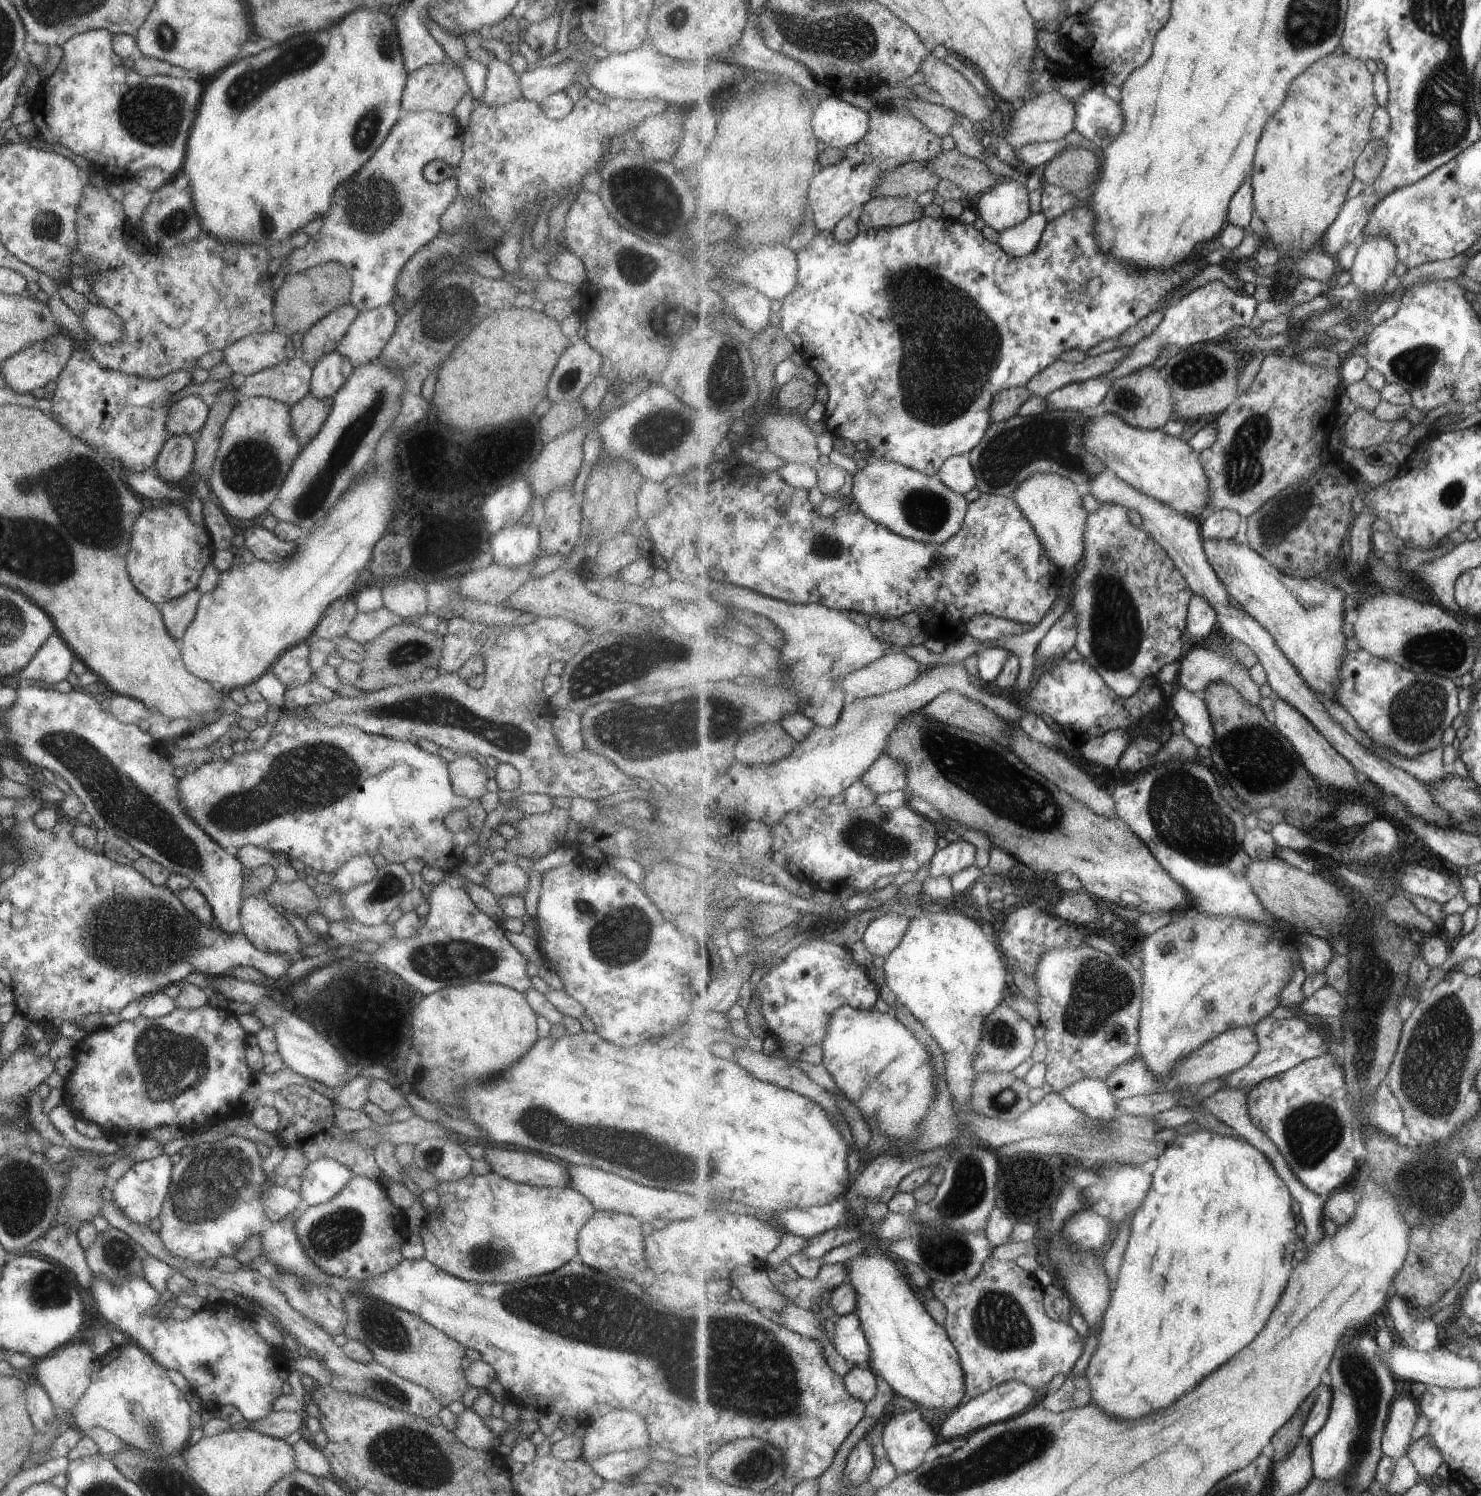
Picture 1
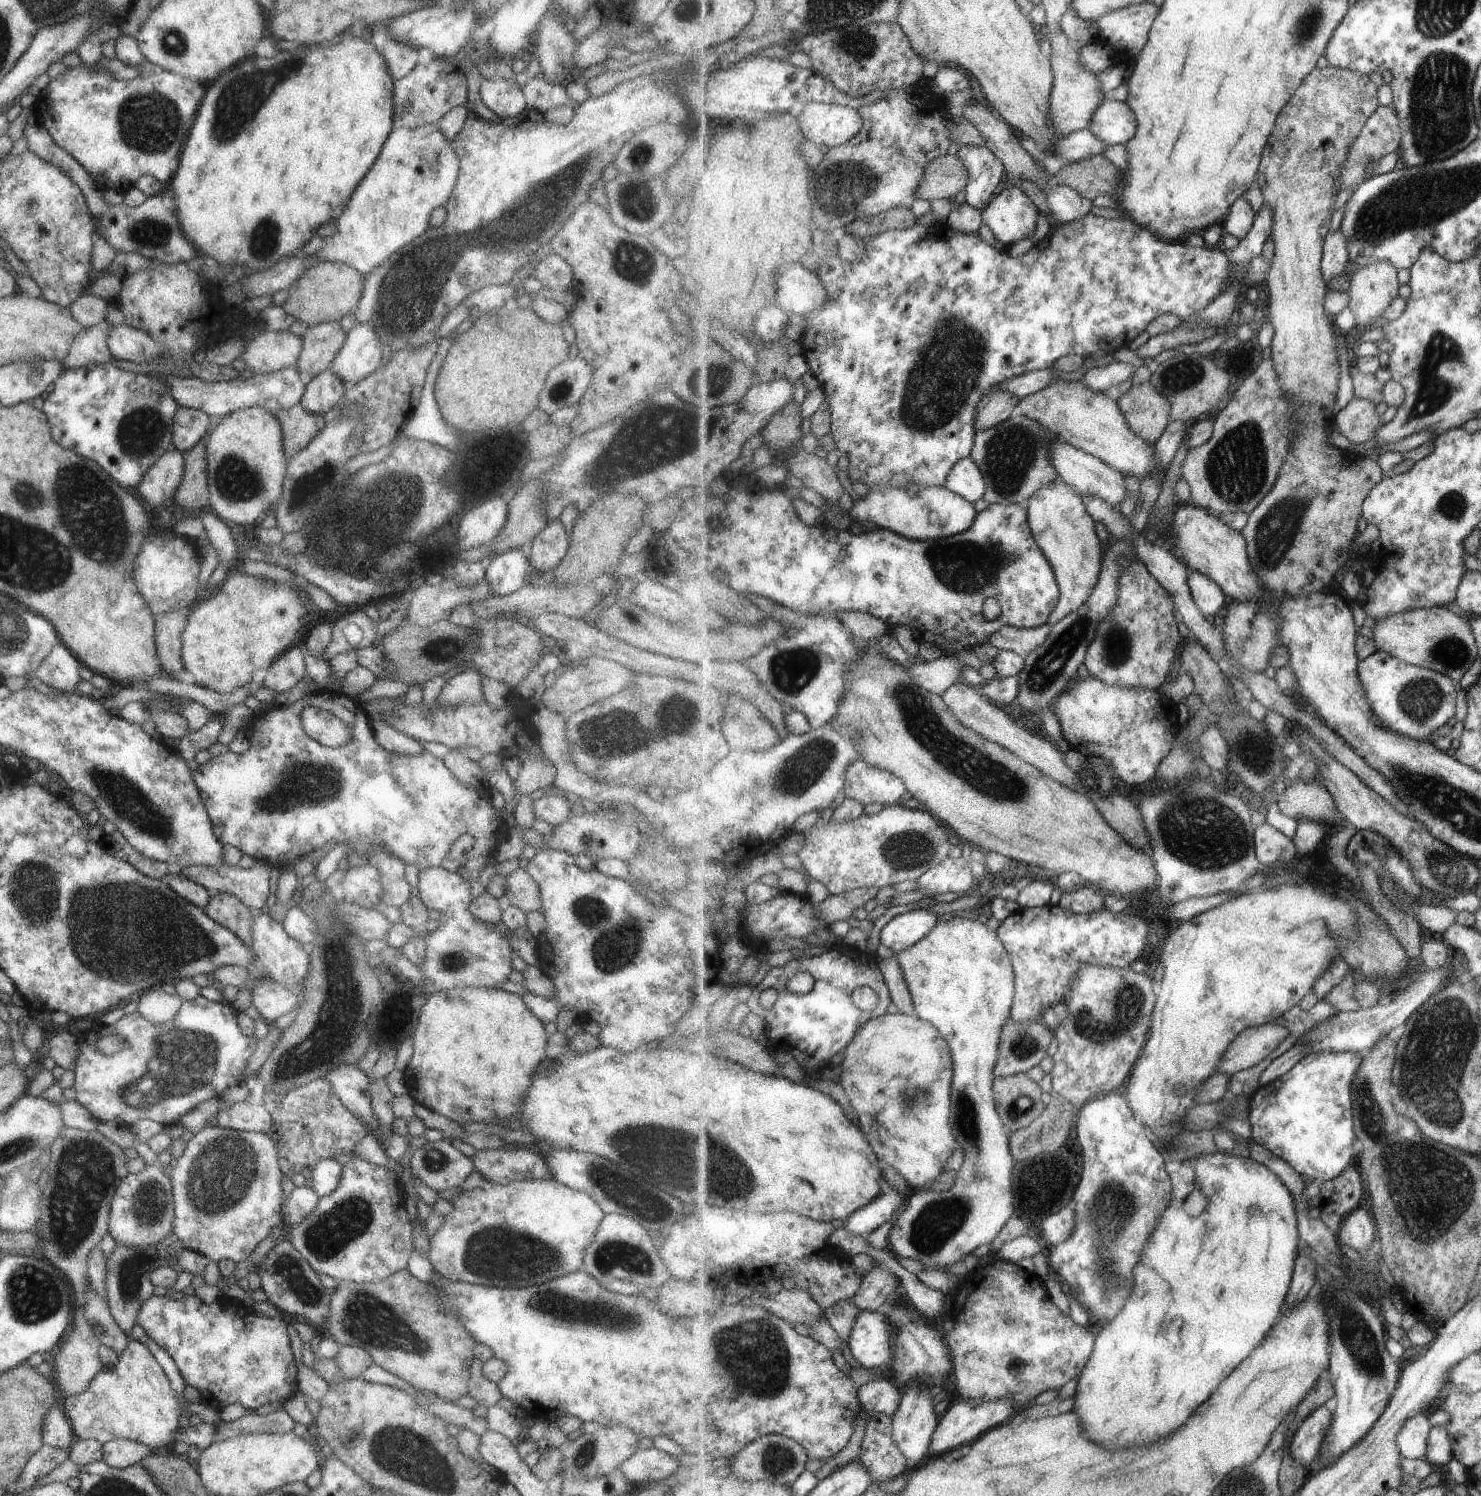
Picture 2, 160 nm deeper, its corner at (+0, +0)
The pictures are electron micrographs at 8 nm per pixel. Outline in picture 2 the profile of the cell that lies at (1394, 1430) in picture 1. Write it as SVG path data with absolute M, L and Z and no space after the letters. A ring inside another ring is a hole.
M1425 1414L1409 1419L1398 1434L1398 1445L1407 1459L1425 1459L1428 1456L1428 1444L1431 1422Z

